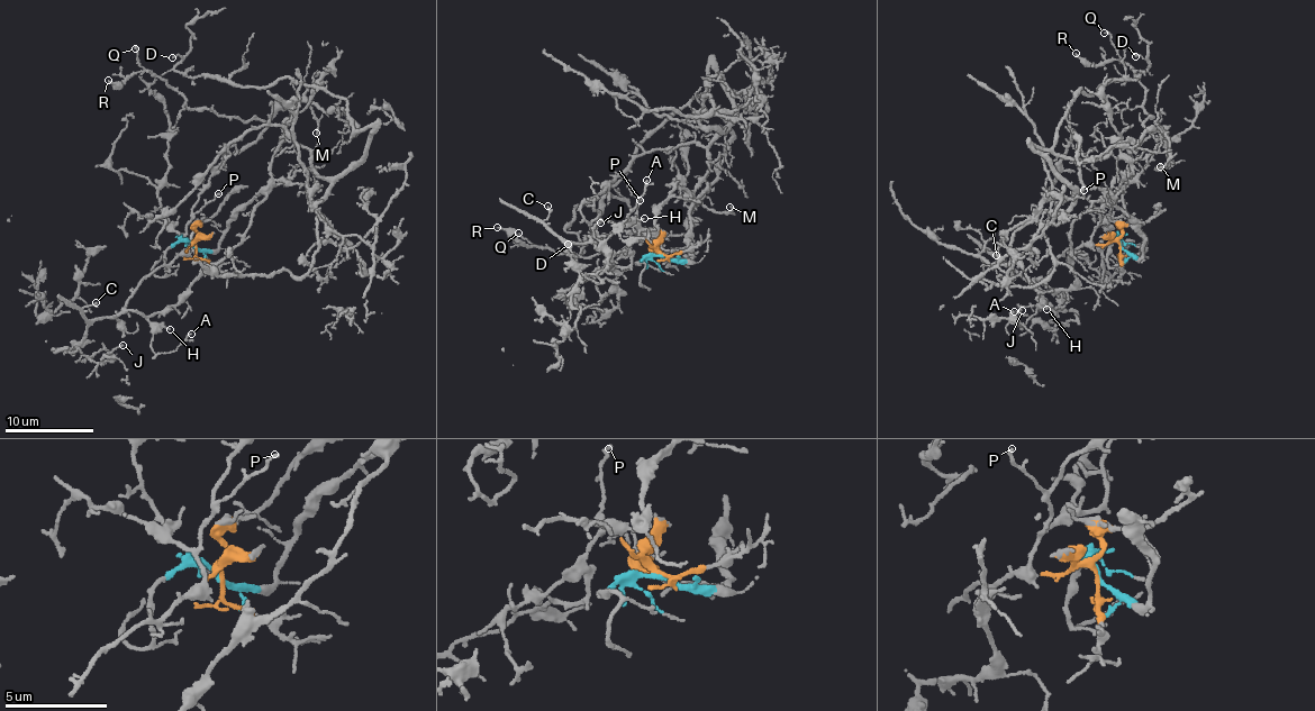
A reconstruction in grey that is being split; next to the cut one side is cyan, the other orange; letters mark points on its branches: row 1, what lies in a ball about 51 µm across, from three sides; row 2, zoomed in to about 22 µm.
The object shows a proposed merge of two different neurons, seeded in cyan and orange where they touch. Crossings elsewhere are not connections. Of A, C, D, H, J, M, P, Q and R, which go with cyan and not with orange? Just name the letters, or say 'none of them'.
D, M, Q, R

